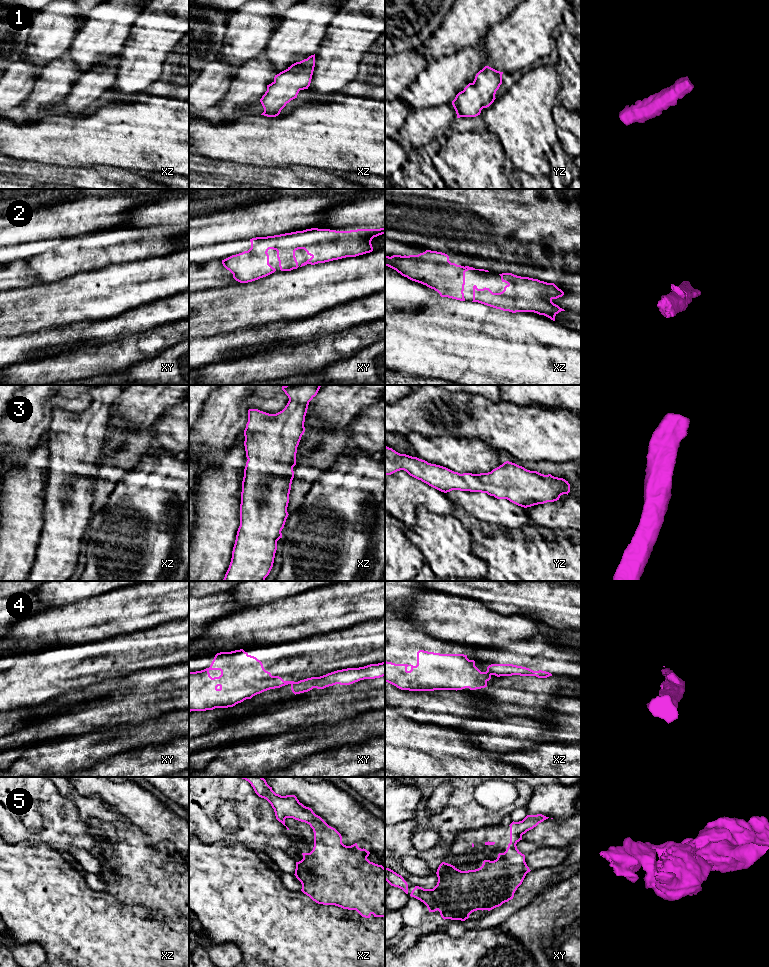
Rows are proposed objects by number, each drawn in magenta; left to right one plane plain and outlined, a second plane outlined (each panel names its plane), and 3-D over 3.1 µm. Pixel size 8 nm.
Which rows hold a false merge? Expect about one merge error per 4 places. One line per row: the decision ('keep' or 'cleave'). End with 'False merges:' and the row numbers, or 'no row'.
1: keep
2: keep
3: keep
4: cleave
5: keep
False merges: 4

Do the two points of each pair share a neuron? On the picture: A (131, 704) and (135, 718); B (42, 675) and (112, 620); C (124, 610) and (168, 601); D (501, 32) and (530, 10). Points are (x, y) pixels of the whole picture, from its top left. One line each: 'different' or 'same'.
A: same
B: different
C: same
D: same

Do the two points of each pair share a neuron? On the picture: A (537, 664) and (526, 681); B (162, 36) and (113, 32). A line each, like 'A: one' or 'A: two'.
A: two
B: two

